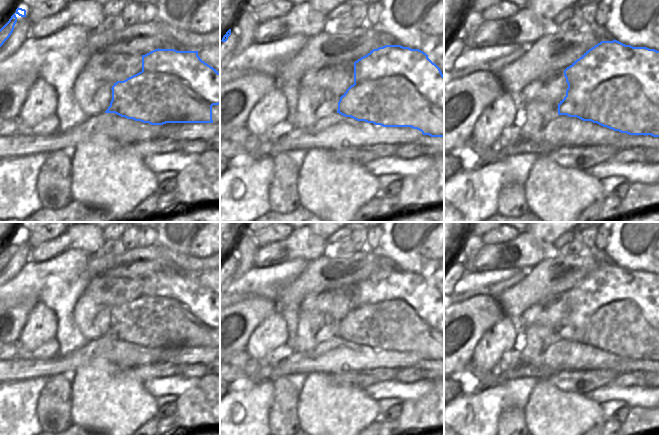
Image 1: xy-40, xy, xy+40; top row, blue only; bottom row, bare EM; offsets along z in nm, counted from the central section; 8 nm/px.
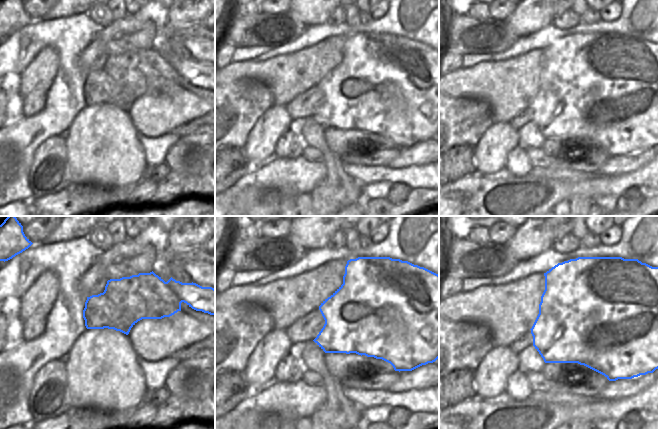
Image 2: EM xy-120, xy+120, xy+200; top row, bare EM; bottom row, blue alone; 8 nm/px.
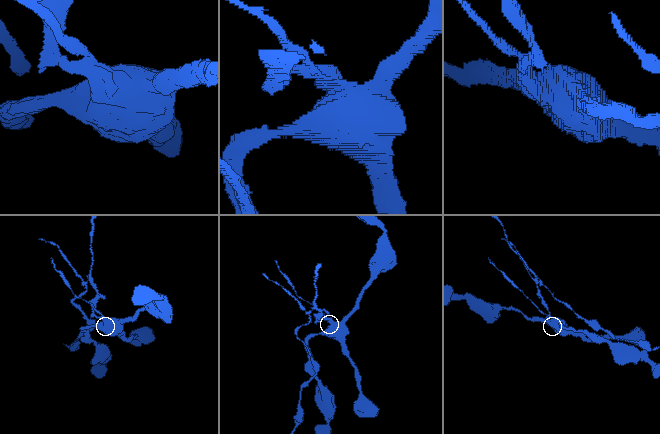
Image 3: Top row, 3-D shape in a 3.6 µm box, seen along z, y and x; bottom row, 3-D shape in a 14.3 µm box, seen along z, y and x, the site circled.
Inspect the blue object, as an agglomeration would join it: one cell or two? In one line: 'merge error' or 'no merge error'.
merge error

